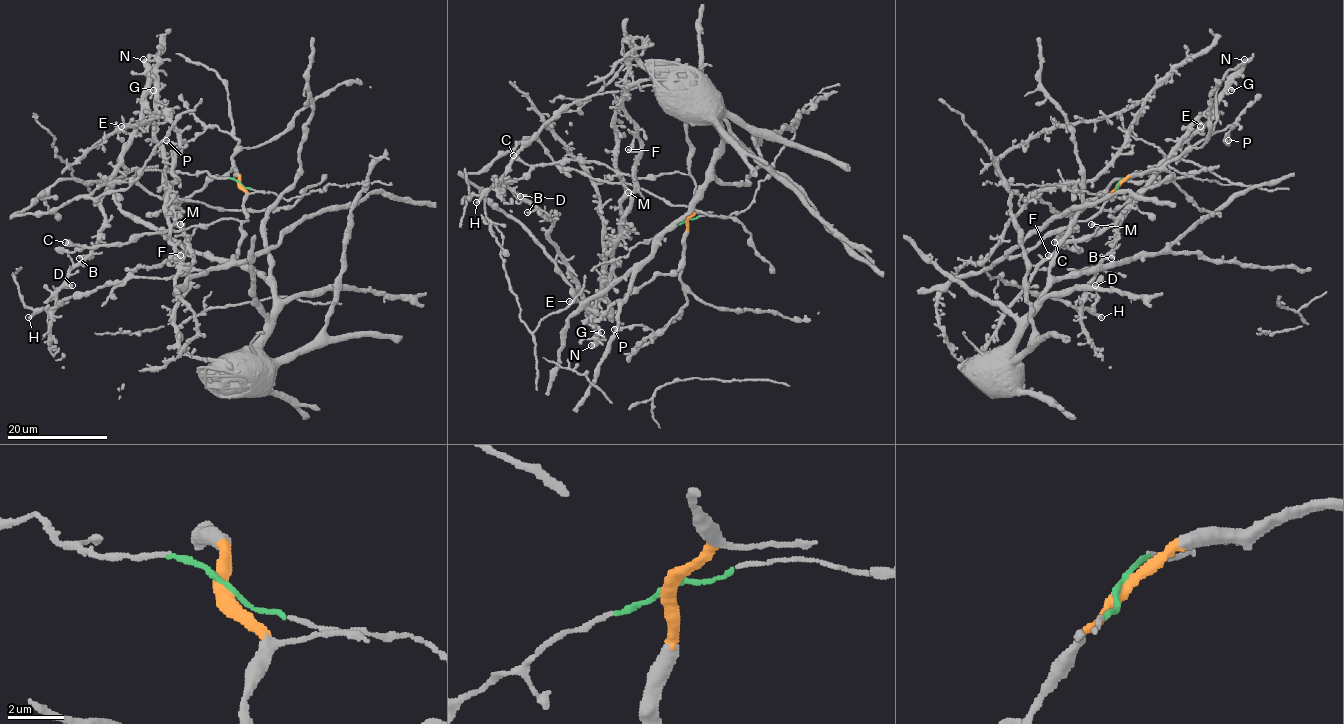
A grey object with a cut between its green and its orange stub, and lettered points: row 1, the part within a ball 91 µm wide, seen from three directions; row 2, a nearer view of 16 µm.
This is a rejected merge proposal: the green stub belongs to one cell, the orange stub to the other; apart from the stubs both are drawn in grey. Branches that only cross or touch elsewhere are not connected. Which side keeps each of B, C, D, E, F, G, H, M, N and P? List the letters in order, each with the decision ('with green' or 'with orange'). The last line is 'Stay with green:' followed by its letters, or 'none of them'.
B: with green
C: with orange
D: with green
E: with green
F: with green
G: with green
H: with orange
M: with green
N: with green
P: with orange
Stay with green: B, D, E, F, G, M, N

